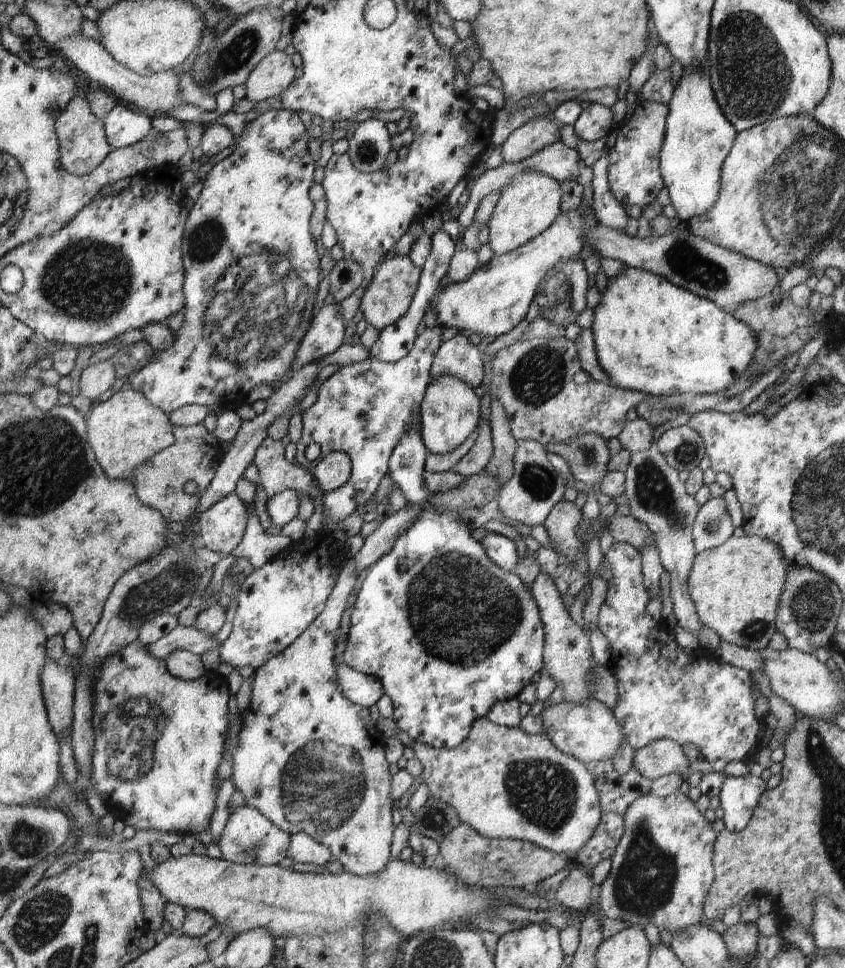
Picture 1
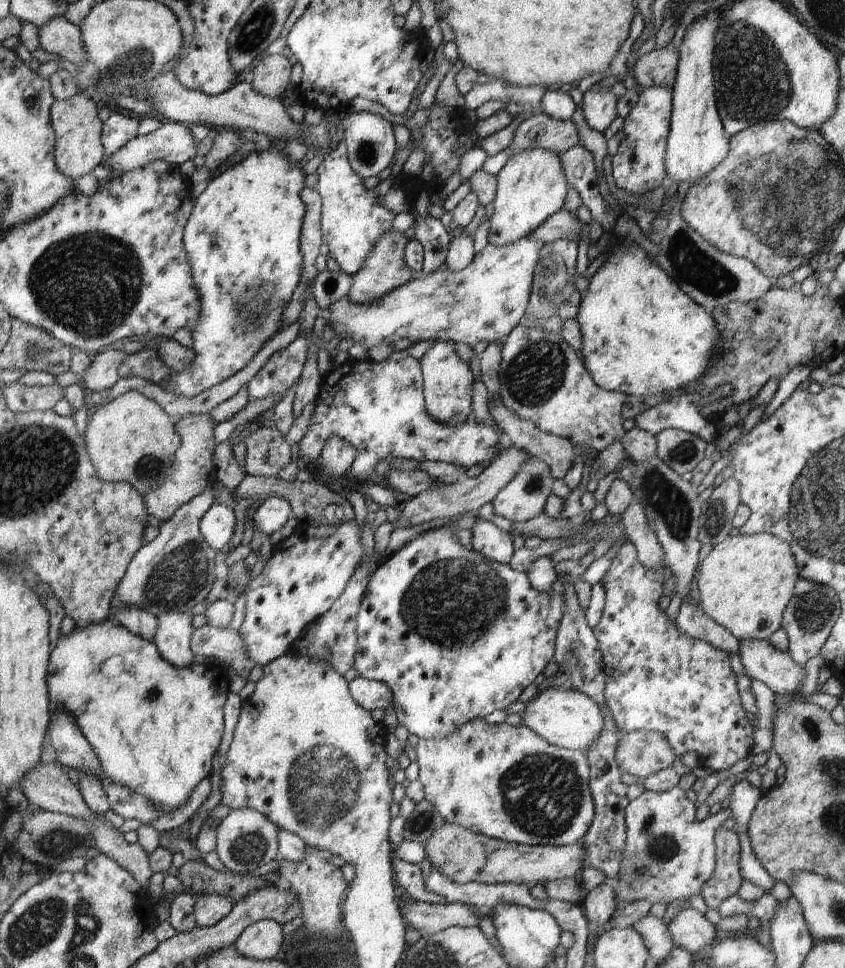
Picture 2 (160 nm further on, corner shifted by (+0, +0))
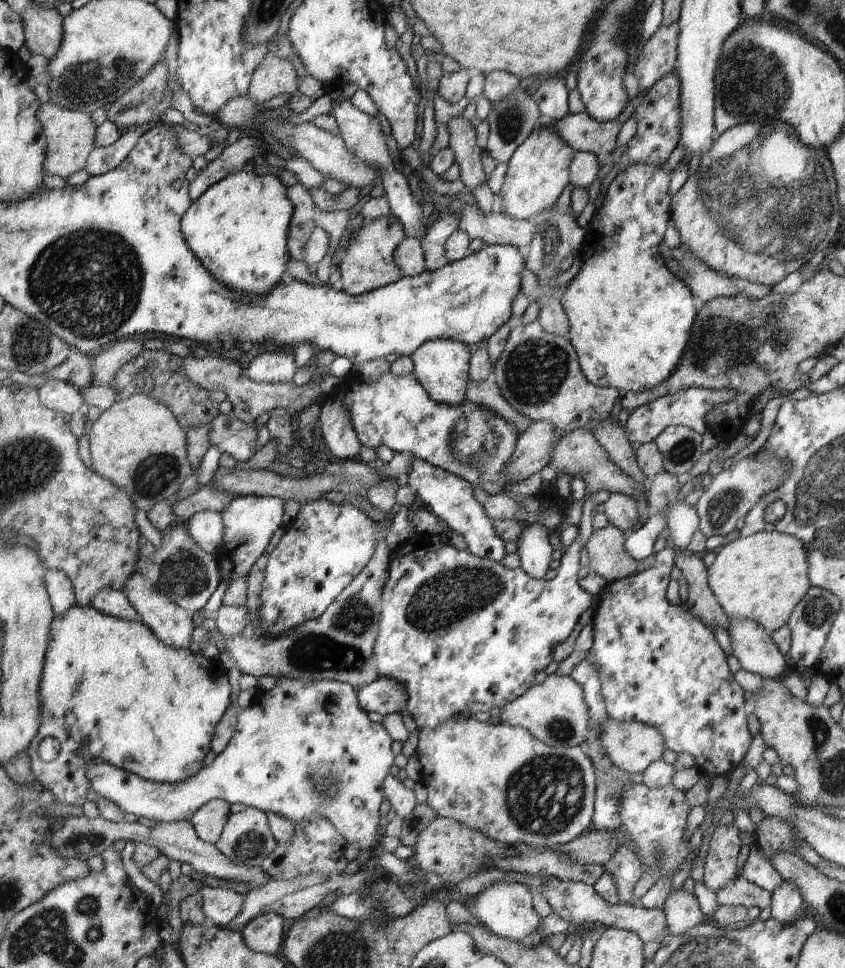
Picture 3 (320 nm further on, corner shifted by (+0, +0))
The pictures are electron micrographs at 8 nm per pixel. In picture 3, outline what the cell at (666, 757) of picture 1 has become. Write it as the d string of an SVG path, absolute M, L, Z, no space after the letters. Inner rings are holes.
M606 717L599 726L599 739L604 747L607 758L614 766L627 774L638 772L642 774L649 764L662 760L663 752L666 750L664 737L653 726L641 722L618 722Z

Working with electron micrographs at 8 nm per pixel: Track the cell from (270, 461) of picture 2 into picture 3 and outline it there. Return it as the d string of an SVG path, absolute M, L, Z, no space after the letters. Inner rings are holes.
M220 413L209 423L208 440L221 454L230 454L236 461L248 461L255 454L257 430L230 414Z

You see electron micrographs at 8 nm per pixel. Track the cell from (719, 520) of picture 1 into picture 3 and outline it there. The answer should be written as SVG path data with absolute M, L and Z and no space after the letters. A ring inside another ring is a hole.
M773 449L756 452L722 470L703 490L695 509L699 516L699 529L707 538L730 534L740 518L745 517L757 502L788 480L793 468L785 463Z

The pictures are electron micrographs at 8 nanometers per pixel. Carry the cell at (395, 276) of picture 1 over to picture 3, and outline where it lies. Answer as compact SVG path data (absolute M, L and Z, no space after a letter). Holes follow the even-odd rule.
M394 213L385 217L370 218L363 222L357 233L347 244L338 268L341 272L341 288L351 295L361 295L385 287L402 278L399 268L396 266L393 254L396 247L407 234L404 227Z

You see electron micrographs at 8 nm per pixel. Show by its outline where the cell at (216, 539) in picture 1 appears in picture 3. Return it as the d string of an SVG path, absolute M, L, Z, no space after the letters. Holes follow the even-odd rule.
M202 511L191 516L186 524L187 533L202 550L215 554L222 546L224 523L221 513Z

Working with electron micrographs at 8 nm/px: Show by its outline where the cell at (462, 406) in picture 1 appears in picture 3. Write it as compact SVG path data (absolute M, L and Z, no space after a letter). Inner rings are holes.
M428 339L412 354L413 375L422 383L431 399L446 406L460 405L466 399L465 392L469 378L471 354L467 344L456 339Z

